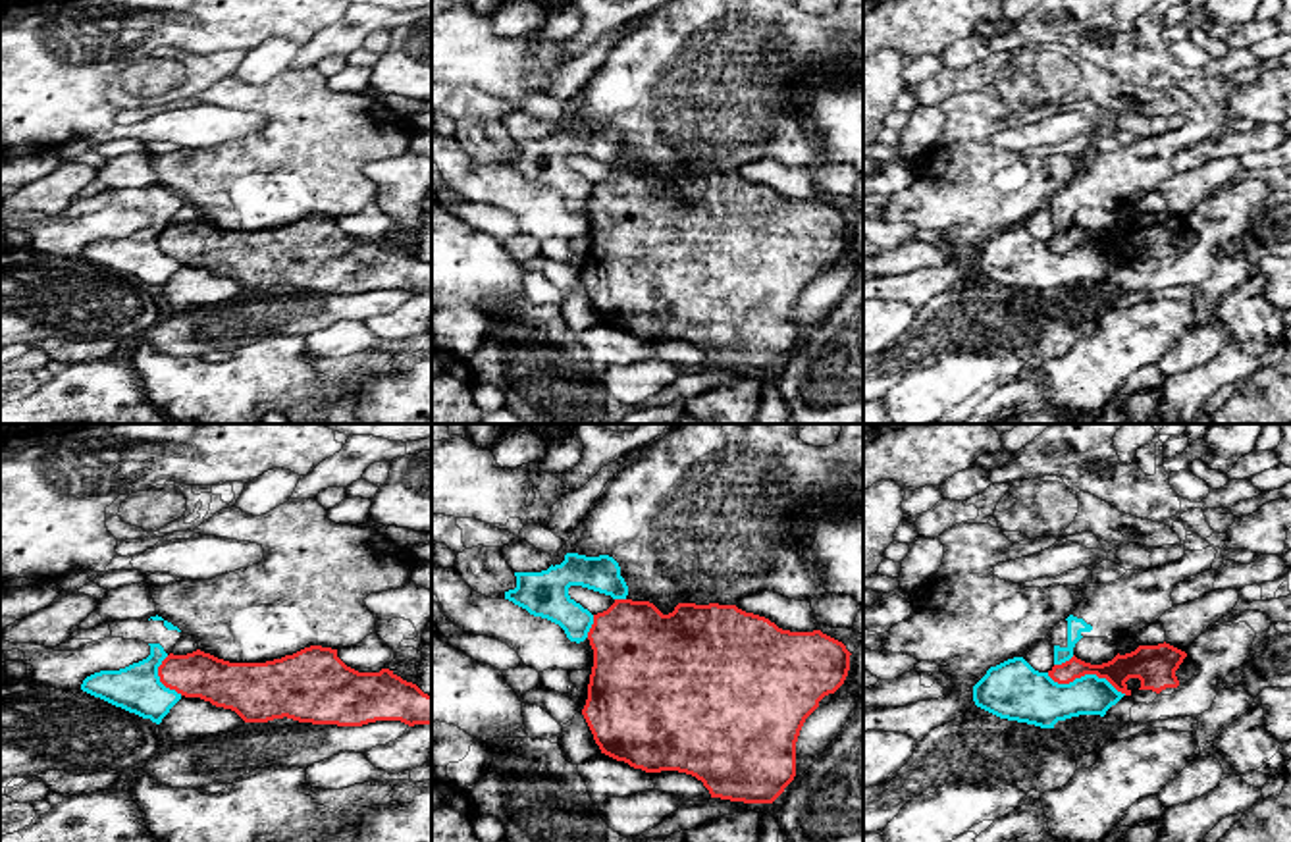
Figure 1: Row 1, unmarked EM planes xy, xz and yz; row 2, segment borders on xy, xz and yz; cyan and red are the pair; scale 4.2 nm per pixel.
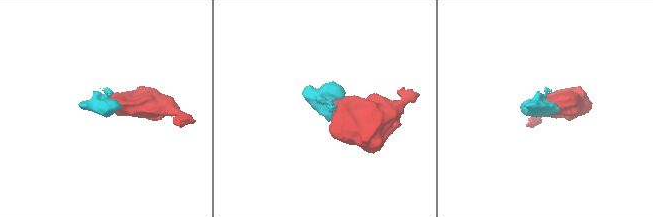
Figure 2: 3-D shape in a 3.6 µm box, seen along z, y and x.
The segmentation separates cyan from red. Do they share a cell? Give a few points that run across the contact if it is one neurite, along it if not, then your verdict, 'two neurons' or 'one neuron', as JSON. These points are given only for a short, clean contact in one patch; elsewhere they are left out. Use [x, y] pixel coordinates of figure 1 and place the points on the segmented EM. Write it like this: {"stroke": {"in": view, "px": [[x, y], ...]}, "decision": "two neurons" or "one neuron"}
{"stroke": {"in": "yz", "px": [[1047, 673], [1058, 683], [1085, 675], [1105, 677], [1126, 694]]}, "decision": "two neurons"}

